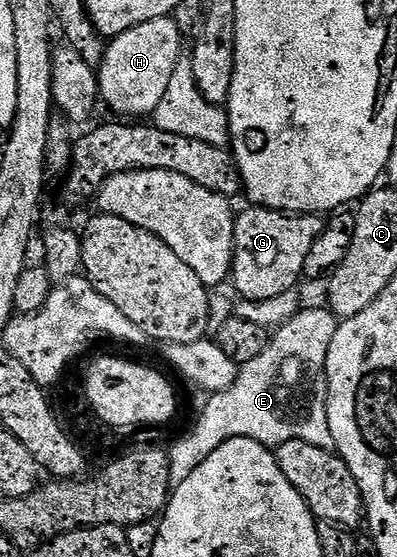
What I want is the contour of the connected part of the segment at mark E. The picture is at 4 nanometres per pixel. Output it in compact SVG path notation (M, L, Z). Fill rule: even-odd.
M330 308L303 309L273 333L265 351L241 366L239 378L230 389L206 398L207 406L199 422L175 446L170 446L172 482L185 480L201 463L205 463L205 459L209 459L209 455L213 455L213 451L217 451L217 447L221 447L221 443L234 437L248 437L268 447L304 441L334 450L335 440L327 410L327 356L339 323L340 318ZM287 361L295 365L291 378L285 365Z

